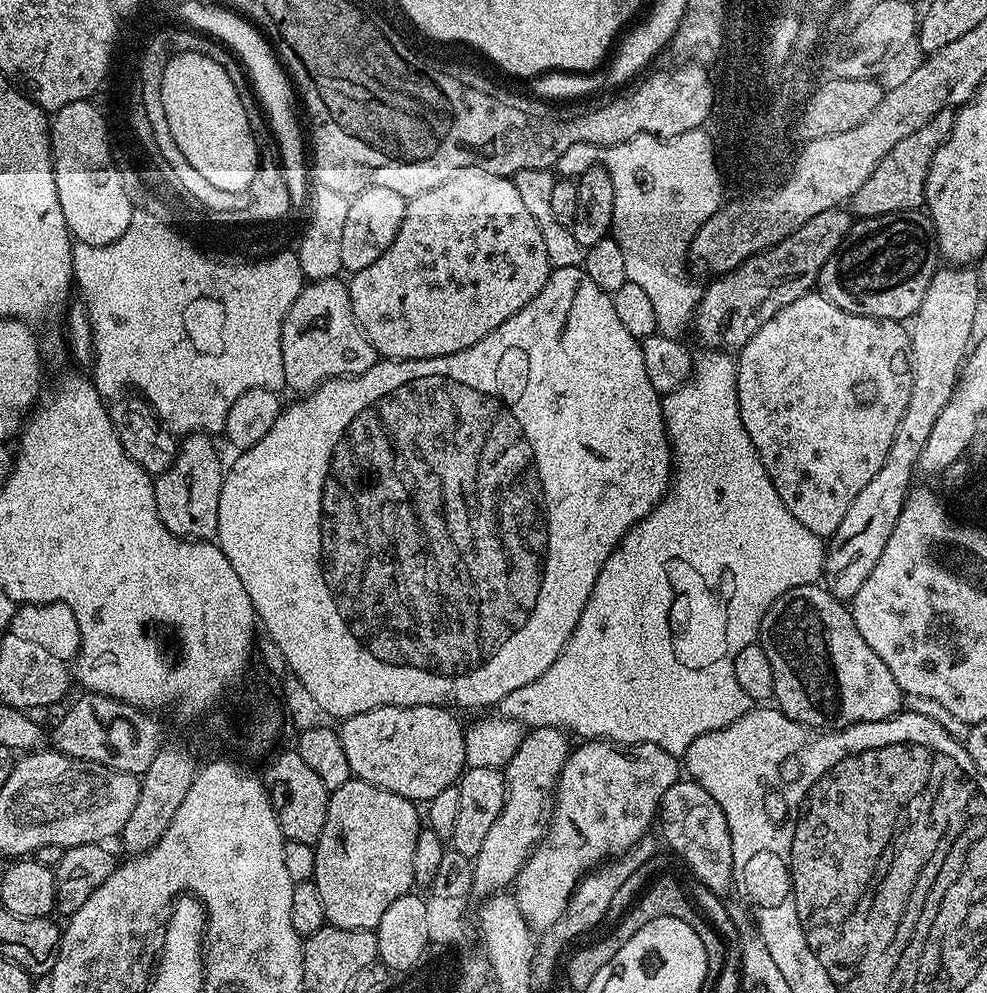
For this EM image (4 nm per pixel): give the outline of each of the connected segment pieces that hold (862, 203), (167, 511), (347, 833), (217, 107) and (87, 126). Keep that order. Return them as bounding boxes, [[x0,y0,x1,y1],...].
[[850,108,956,218],[154,432,224,542],[314,780,422,930],[162,52,260,192],[50,99,134,246]]

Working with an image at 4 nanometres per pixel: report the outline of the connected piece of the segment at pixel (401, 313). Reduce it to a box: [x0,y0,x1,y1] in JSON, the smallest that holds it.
[347,168,549,360]

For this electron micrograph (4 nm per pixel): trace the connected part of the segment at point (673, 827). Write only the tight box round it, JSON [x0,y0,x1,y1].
[658,778,733,896]

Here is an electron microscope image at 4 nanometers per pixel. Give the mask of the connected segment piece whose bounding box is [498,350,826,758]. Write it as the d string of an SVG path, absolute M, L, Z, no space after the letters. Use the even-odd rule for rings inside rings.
M704 350L701 353L700 357L695 357L694 375L688 383L667 393L662 400L664 429L668 432L670 453L674 461L668 491L656 508L650 510L650 514L646 514L626 533L610 558L606 558L594 582L594 590L590 590L590 598L586 598L582 618L578 618L578 626L574 626L574 634L566 642L562 654L558 654L554 666L550 666L542 678L521 686L500 700L498 712L503 719L515 720L528 730L559 728L569 733L577 732L580 738L589 740L613 740L616 744L653 744L662 746L662 750L680 758L687 752L694 738L710 730L722 730L722 726L730 726L730 722L742 718L742 714L754 707L754 701L746 694L746 690L742 690L742 686L738 686L738 678L734 678L734 658L738 658L746 646L757 643L760 623L766 610L770 610L770 606L774 606L774 602L782 598L786 590L815 584L823 577L826 544L821 537L806 530L806 526L802 526L802 522L798 522L790 510L786 510L782 498L778 498L778 490L774 490L774 482L770 482L762 466L754 442L750 442L750 434L746 434L742 426L736 397L735 359L724 350Z

